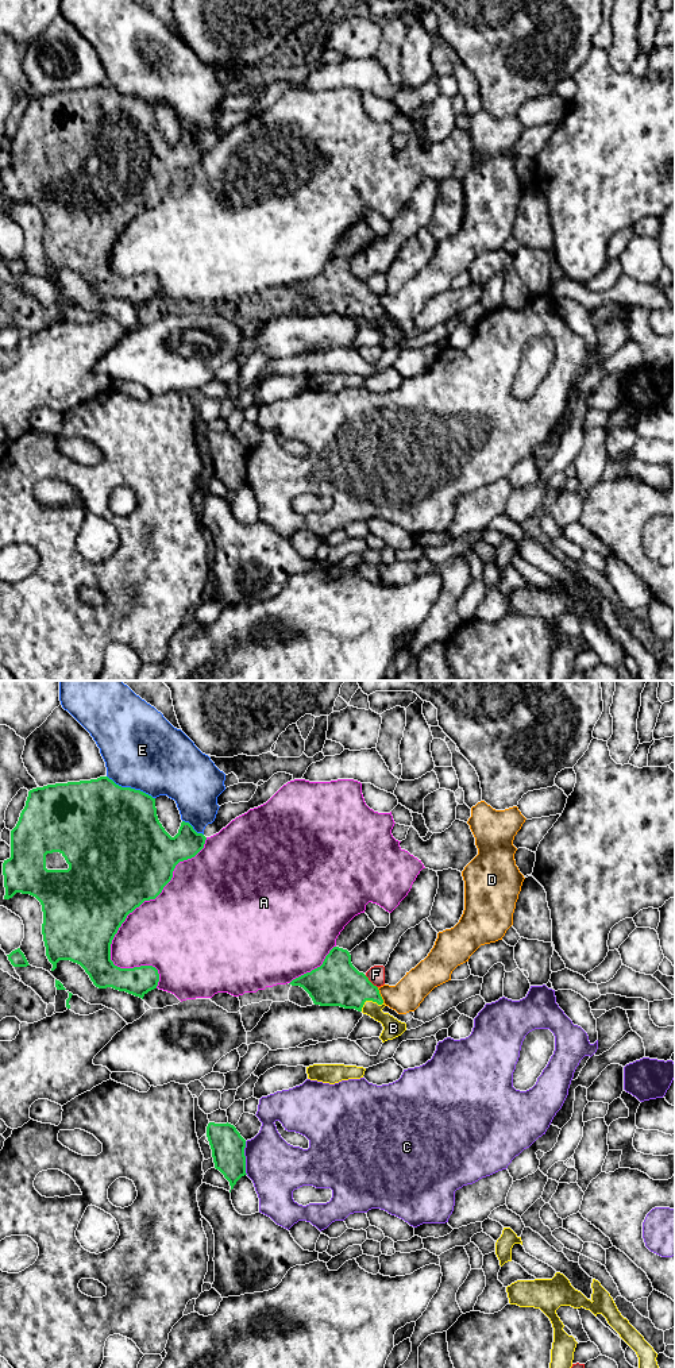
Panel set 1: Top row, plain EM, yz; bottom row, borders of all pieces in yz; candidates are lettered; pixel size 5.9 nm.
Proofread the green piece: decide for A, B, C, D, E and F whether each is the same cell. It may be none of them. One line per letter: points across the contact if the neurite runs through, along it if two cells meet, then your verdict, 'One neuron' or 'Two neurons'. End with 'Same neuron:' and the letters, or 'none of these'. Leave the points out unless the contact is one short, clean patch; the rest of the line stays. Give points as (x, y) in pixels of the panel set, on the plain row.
A: Two neurons
B: Path across: yz (336, 291), (369, 308), (373, 316), (393, 336). One neuron
C: Two neurons
D: Boundary: yz (377, 296), (384, 311). Two neurons
E: Two neurons
F: Two neurons
Same neuron: B

